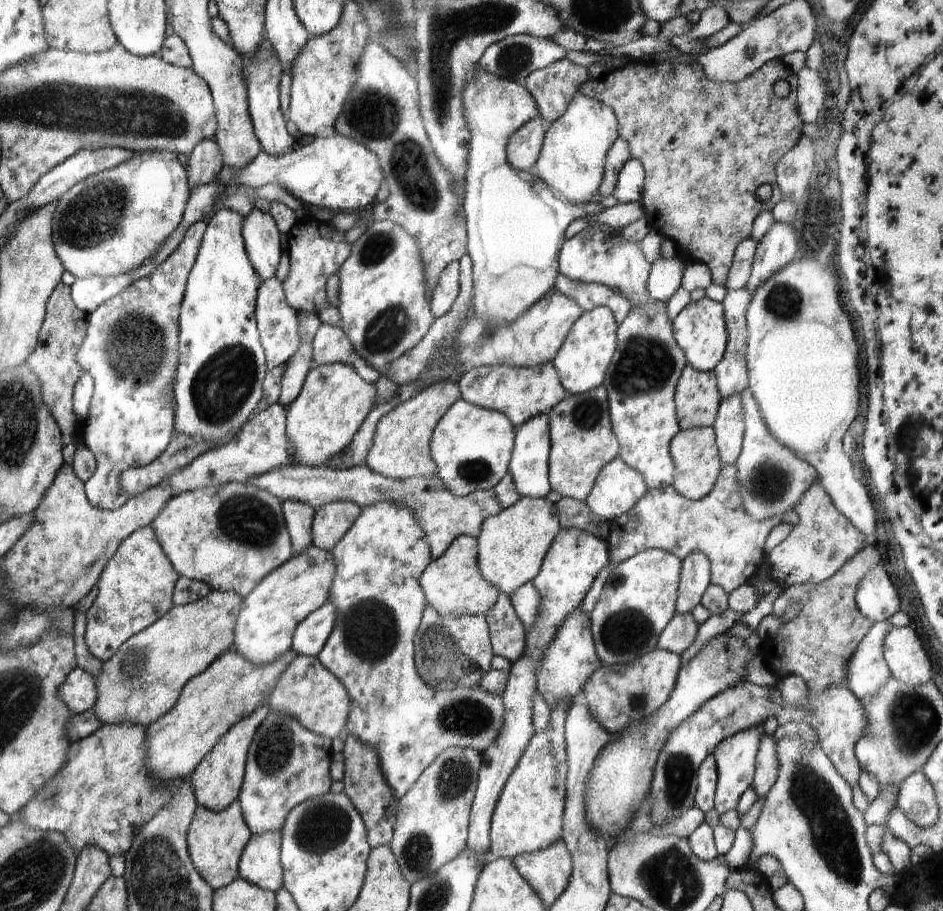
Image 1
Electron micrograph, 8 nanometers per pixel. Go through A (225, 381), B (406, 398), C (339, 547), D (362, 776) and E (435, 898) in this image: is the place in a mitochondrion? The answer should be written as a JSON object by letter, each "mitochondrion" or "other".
{"A":"mitochondrion","B":"other","C":"other","D":"other","E":"mitochondrion"}

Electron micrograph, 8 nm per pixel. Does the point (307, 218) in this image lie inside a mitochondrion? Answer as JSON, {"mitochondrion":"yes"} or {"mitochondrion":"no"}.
{"mitochondrion":"no"}

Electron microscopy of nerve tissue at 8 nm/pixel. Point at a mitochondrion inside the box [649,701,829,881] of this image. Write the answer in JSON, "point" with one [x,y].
{"point":[679,768]}

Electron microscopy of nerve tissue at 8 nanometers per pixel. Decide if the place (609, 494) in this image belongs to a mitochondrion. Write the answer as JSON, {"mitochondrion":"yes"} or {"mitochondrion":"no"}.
{"mitochondrion":"no"}

